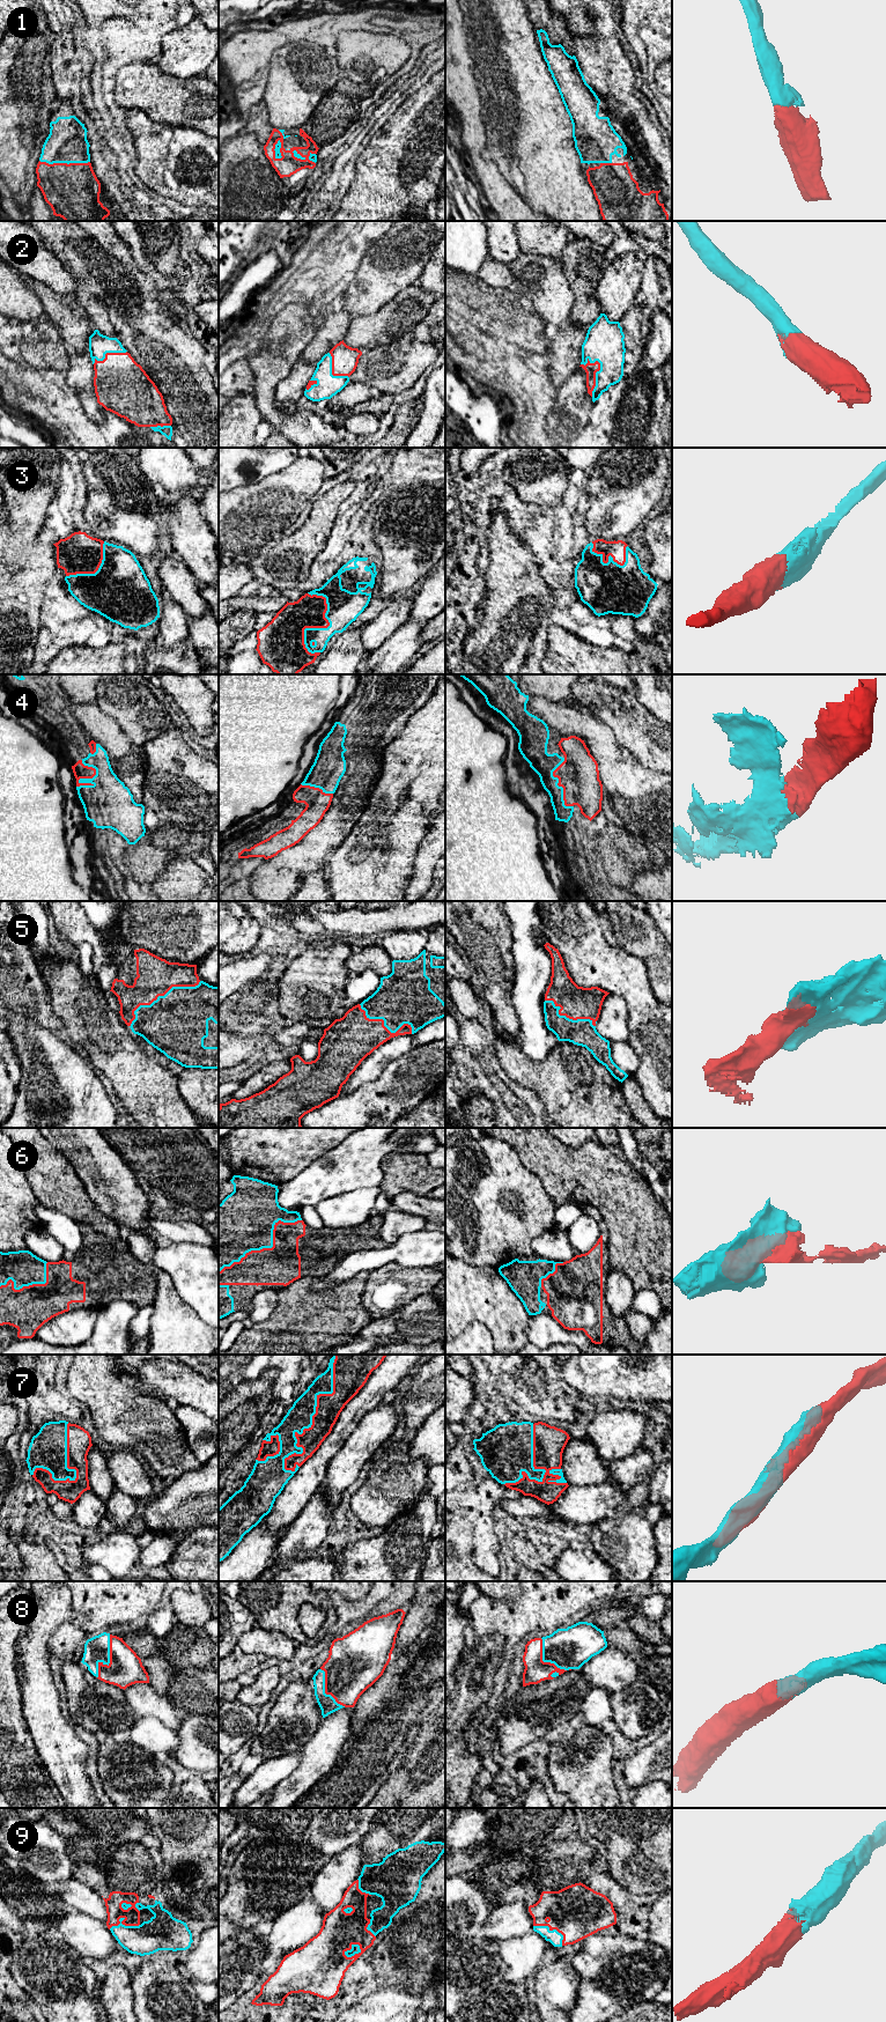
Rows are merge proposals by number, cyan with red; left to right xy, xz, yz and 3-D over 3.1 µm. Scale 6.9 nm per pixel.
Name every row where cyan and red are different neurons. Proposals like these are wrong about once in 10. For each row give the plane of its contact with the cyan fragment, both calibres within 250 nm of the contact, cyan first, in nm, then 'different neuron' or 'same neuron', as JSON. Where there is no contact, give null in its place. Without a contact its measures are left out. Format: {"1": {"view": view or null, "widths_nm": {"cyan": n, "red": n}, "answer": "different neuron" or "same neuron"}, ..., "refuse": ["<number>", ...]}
{"1": {"view": "xy", "widths_nm": {"cyan": 280, "red": 380}, "answer": "same neuron"}, "2": {"view": "yz", "widths_nm": {"cyan": 280, "red": 80}, "answer": "same neuron"}, "3": {"view": "xz", "widths_nm": {"cyan": 220, "red": 220}, "answer": "same neuron"}, "4": {"view": "xy", "widths_nm": {"cyan": 340, "red": 100}, "answer": "same neuron"}, "5": {"view": "xy", "widths_nm": {"cyan": 440, "red": 260}, "answer": "same neuron"}, "6": {"view": "xz", "widths_nm": {"cyan": 420, "red": 280}, "answer": "same neuron"}, "7": {"view": "xz", "widths_nm": {"cyan": 180, "red": 180}, "answer": "same neuron"}, "8": {"view": "xy", "widths_nm": {"cyan": 180, "red": 240}, "answer": "same neuron"}, "9": {"view": "xz", "widths_nm": {"cyan": 60, "red": 360}, "answer": "same neuron"}, "refuse": []}

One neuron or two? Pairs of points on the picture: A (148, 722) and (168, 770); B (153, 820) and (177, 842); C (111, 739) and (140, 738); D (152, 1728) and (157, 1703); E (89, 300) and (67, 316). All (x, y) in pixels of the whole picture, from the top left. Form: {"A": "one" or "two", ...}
{"A": "two", "B": "one", "C": "two", "D": "two", "E": "two"}

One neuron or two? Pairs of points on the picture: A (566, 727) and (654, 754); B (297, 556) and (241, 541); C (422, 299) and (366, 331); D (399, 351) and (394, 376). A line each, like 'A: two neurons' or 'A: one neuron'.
A: two neurons
B: two neurons
C: one neuron
D: one neuron

